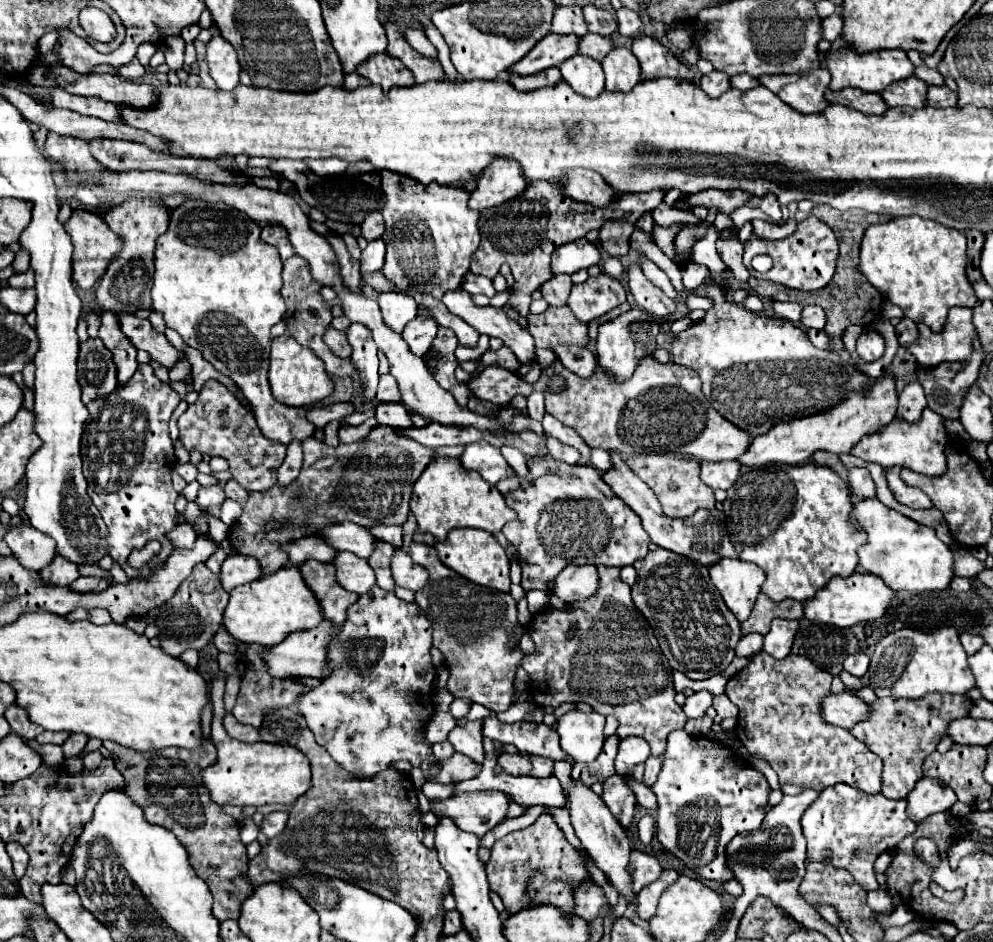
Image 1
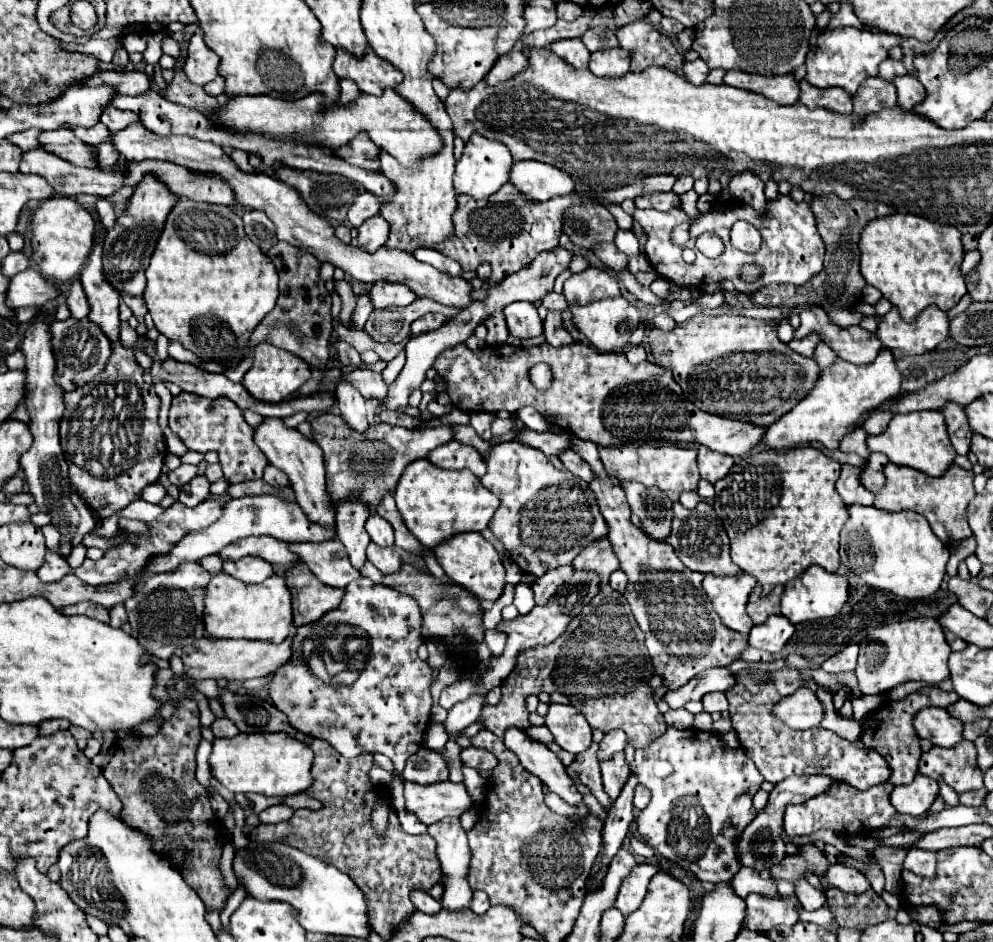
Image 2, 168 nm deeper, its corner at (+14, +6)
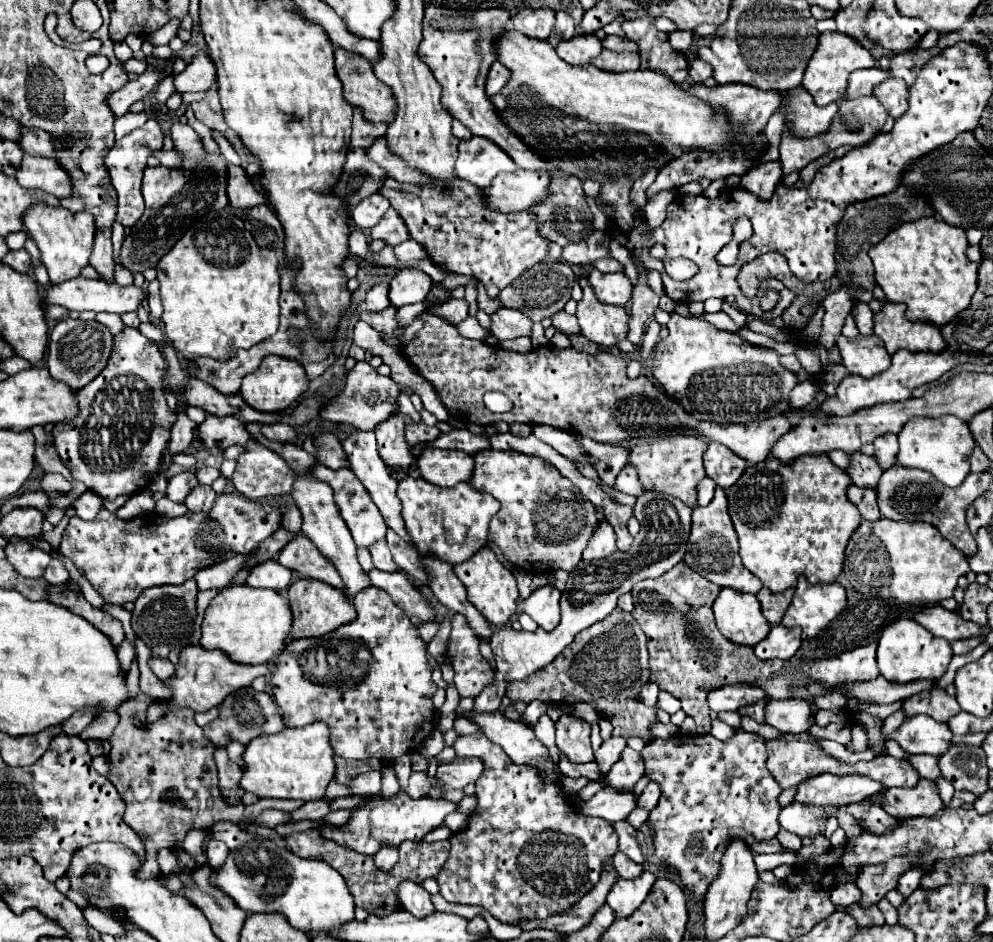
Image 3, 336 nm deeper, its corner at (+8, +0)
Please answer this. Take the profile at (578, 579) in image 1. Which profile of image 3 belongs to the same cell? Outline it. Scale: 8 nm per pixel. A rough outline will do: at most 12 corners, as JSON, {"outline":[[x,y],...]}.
{"outline":[[547,585],[523,601],[523,611],[545,631],[559,625],[561,591]]}

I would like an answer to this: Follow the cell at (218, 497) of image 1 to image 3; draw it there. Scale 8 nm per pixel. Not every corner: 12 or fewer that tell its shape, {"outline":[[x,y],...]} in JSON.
{"outline":[[197,485],[185,497],[189,511],[209,511],[217,493]]}

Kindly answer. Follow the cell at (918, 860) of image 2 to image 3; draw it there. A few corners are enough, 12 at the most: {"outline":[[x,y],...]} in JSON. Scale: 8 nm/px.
{"outline":[[907,869],[895,887],[903,897],[911,895],[923,877],[923,869]]}

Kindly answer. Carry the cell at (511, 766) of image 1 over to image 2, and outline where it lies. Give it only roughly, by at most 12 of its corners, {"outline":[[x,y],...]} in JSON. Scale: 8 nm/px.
{"outline":[[479,747],[463,749],[461,761],[473,769],[491,771],[497,757]]}

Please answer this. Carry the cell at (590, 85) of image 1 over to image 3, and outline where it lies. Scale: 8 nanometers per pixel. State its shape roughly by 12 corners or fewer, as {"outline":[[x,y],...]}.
{"outline":[[575,33],[557,45],[571,65],[585,65],[601,51],[595,33]]}

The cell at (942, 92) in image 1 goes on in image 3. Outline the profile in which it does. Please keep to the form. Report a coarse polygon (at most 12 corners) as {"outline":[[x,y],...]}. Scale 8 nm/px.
{"outline":[[889,77],[873,89],[873,97],[893,119],[907,111],[909,87]]}

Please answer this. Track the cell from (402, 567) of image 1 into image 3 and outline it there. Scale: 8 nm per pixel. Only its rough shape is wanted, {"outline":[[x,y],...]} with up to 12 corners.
{"outline":[[385,539],[373,543],[369,553],[379,571],[397,571]]}

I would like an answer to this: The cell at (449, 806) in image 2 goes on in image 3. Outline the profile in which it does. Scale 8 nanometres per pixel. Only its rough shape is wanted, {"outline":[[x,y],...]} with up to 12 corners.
{"outline":[[399,791],[351,811],[345,825],[321,823],[325,839],[373,857],[383,845],[421,841],[447,799]]}

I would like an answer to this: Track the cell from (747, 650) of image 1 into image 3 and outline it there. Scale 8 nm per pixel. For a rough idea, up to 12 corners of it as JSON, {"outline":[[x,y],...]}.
{"outline":[[723,589],[719,631],[755,647],[771,629],[751,593]]}

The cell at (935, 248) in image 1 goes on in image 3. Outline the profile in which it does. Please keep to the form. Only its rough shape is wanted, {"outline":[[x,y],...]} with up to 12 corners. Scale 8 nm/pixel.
{"outline":[[903,223],[871,249],[907,319],[943,327],[969,307],[965,231]]}

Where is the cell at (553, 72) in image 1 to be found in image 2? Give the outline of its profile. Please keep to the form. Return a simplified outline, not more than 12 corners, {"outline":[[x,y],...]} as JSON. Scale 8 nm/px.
{"outline":[[519,47],[497,59],[485,77],[487,85],[515,77],[529,67]]}

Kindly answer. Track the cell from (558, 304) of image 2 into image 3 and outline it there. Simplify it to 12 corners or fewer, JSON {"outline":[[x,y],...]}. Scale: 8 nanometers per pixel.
{"outline":[[555,313],[553,325],[565,335],[579,335],[575,315]]}

